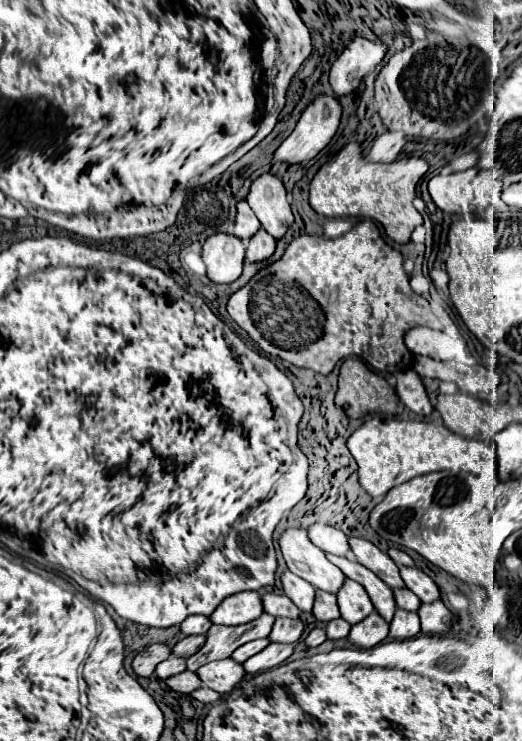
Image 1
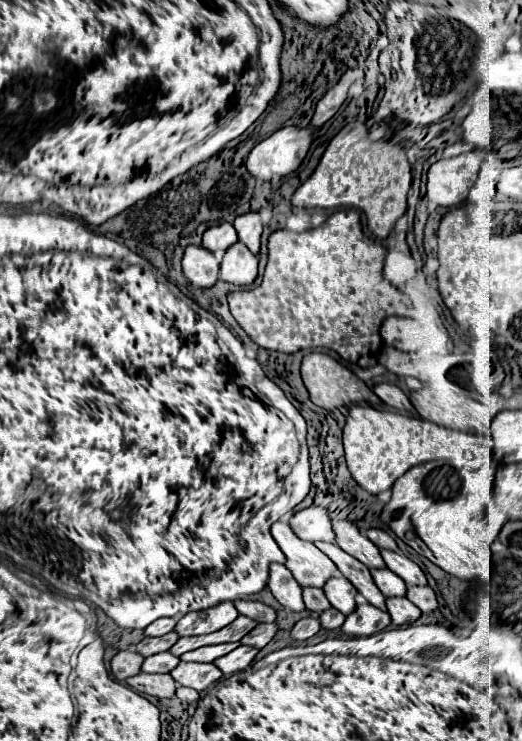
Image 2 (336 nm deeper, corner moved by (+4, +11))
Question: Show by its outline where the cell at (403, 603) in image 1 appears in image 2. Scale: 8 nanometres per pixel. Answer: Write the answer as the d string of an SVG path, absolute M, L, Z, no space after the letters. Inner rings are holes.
M387 568L383 570L371 570L373 580L377 584L377 588L389 598L389 596L405 596L407 594L407 584L405 580L397 578L393 572L389 572Z

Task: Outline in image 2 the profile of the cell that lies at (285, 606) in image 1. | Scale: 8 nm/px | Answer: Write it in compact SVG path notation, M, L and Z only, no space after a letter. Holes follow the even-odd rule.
M235 600L233 604L239 610L239 614L245 614L245 616L257 620L257 622L275 622L275 618L277 618L277 610L273 610L271 606L267 606L263 602Z

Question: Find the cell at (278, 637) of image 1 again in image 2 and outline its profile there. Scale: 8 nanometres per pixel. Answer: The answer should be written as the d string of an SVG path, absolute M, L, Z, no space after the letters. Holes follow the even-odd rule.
M257 624L245 638L241 638L241 644L247 646L255 646L255 648L263 648L277 632L277 624Z

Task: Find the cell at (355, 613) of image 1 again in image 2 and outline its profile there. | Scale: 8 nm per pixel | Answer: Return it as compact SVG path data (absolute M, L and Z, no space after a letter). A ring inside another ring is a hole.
M345 576L329 578L327 584L323 586L323 590L325 590L325 596L329 598L331 606L337 608L339 612L343 612L345 616L357 608L355 596L359 592L357 592L357 588L353 588L353 584L349 584L349 580L345 580Z

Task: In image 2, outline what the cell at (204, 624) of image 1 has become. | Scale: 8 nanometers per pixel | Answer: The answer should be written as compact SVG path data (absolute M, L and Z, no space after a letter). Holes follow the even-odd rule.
M161 618L161 620L155 620L153 624L149 624L149 628L145 628L145 636L161 636L161 634L167 634L175 628L177 624L177 618Z

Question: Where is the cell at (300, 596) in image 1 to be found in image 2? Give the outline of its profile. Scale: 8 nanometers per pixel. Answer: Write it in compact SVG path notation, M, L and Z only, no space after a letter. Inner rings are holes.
M271 564L271 572L269 572L269 582L267 586L271 588L273 596L289 610L301 612L305 610L303 604L303 588L297 584L297 580L293 578L293 574L283 566L283 564Z

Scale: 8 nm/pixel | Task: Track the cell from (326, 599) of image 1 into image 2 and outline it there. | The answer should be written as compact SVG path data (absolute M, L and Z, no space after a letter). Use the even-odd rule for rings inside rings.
M305 588L303 590L303 602L305 602L307 610L311 610L311 612L323 612L331 606L323 588Z

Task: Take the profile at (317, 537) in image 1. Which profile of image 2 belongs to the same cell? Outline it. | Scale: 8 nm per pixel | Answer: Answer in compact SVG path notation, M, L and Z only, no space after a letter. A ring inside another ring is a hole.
M319 506L305 508L297 514L293 514L289 524L301 540L307 540L307 542L317 542L317 540L335 542L335 532L331 528L331 520L329 520L325 508L319 508Z

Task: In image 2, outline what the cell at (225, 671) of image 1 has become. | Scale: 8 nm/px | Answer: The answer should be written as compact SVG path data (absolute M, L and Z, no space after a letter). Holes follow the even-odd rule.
M179 662L173 670L171 676L175 678L177 684L189 686L197 692L203 692L207 686L217 682L223 672L215 664L199 664L199 662Z

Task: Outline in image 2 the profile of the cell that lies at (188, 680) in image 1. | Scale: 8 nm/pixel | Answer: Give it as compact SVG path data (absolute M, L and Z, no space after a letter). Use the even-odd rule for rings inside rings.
M137 674L125 680L135 692L151 694L157 698L173 698L175 696L175 680L169 674Z

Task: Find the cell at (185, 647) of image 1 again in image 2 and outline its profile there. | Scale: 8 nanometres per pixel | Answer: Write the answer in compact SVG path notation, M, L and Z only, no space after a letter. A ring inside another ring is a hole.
M169 632L169 634L159 636L159 638L143 638L135 648L137 648L139 654L143 654L143 656L147 658L147 656L151 656L151 654L169 650L177 640L179 640L179 634L177 634L177 632Z

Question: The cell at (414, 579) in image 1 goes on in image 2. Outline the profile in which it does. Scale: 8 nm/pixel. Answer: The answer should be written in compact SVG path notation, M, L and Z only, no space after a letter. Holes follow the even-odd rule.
M381 550L381 556L383 556L387 568L391 572L395 572L397 576L401 576L407 582L407 586L425 586L427 584L425 572L407 556L397 554L393 550Z

